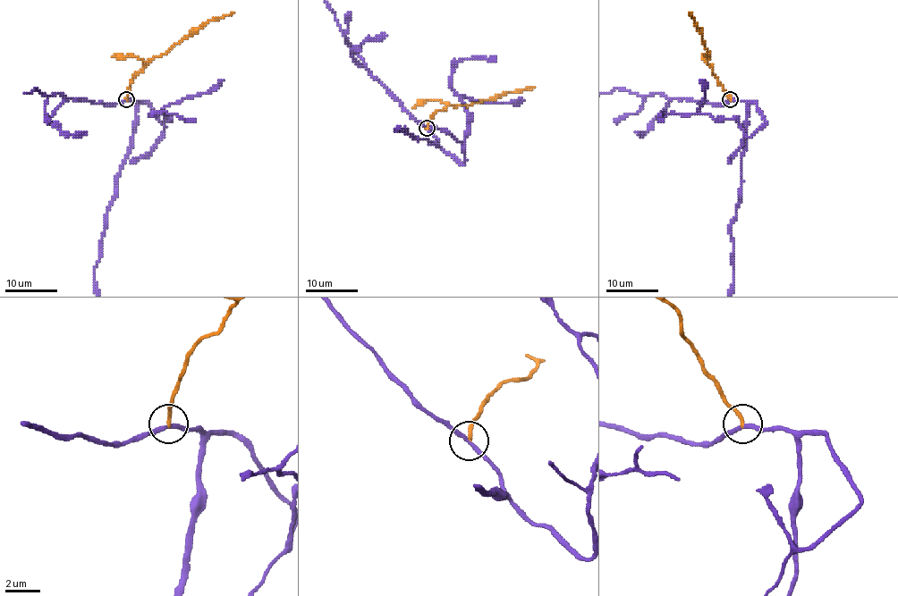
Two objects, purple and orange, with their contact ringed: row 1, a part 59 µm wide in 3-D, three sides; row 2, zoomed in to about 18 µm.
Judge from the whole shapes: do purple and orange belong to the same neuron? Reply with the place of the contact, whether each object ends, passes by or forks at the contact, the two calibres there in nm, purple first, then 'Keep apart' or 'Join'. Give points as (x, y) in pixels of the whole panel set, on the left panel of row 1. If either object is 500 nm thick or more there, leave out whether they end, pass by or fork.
Place: (126, 99). At the ring purple passes by. At the ring orange ends. Thickness 240 nm (purple) against 200 nm. Keep apart

